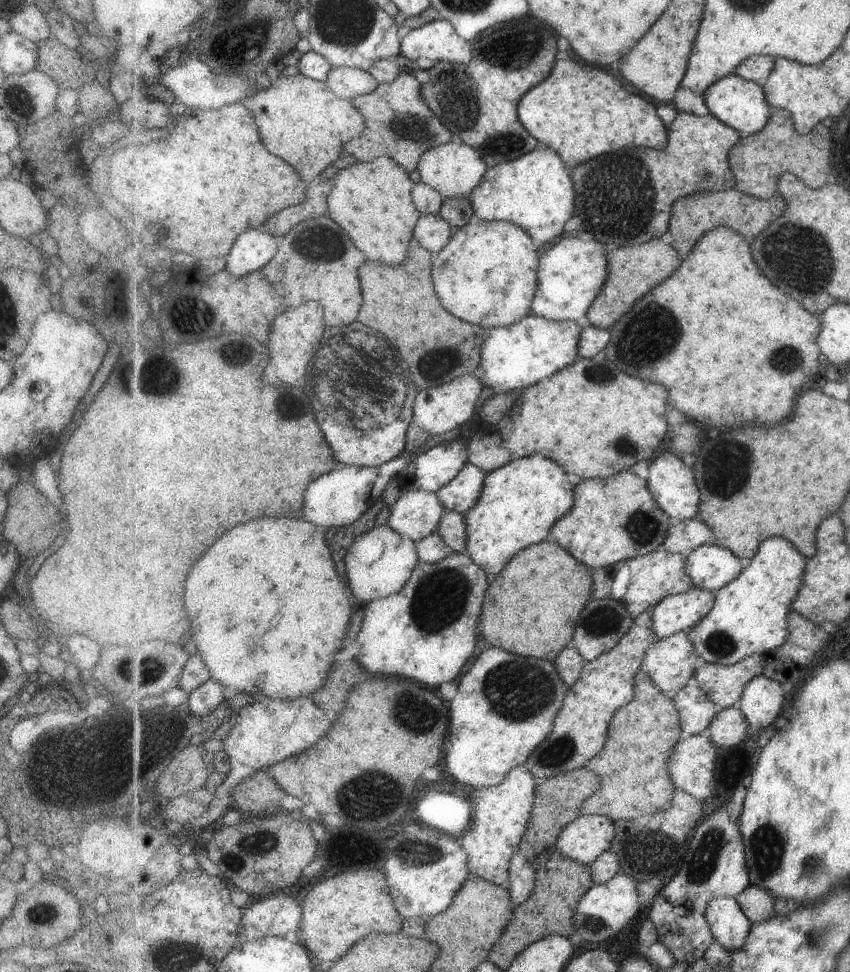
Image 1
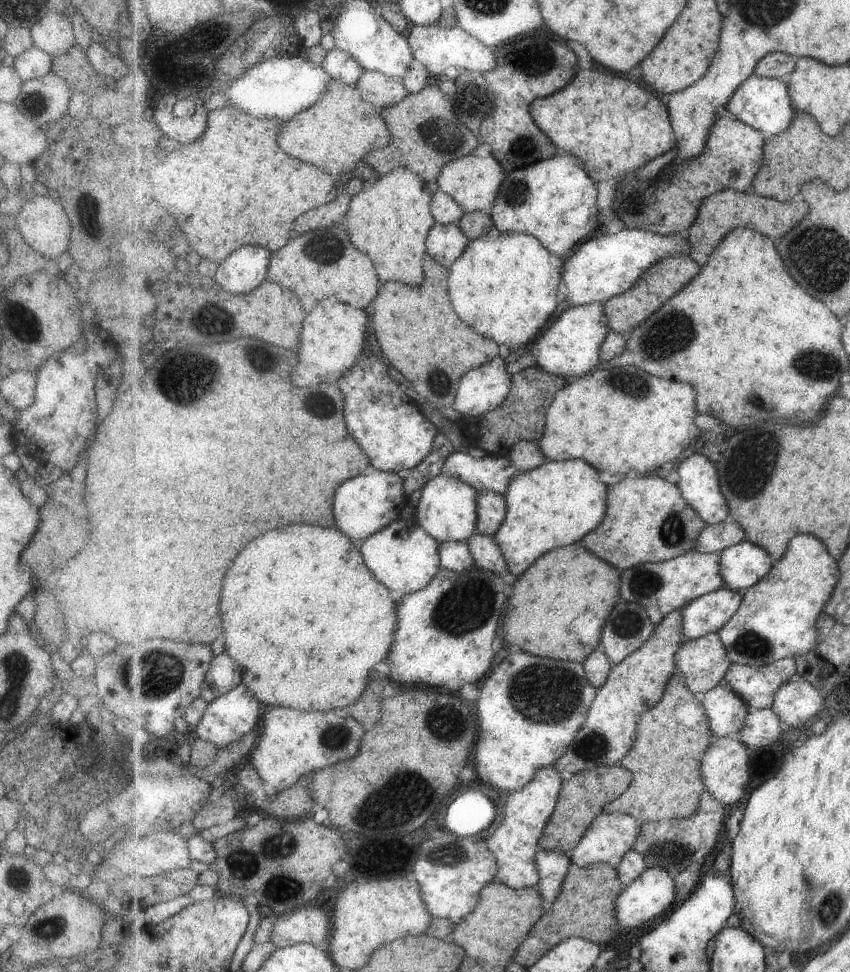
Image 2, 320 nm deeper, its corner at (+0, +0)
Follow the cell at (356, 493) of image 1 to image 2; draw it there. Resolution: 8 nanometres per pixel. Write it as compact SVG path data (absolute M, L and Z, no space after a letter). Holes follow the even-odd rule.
M371 469L347 480L335 496L335 516L337 526L358 543L365 542L374 534L382 531L401 519L401 510L408 499L404 479L399 474L381 469Z

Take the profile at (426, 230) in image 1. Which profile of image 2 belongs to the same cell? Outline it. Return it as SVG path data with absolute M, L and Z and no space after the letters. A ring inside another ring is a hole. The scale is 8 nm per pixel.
M437 223L427 239L427 252L439 264L451 268L453 262L461 256L471 242L470 238L463 232L458 223L444 225Z

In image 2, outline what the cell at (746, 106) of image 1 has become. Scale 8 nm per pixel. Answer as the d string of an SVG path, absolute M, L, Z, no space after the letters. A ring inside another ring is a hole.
M753 74L731 97L727 108L733 116L750 124L753 128L765 132L766 135L778 135L785 132L795 120L797 109L790 97L790 90L786 79L770 79Z

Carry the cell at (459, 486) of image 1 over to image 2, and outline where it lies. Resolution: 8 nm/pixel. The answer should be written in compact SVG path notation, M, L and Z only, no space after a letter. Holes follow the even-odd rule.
M481 491L478 498L477 532L494 537L506 520L507 513L505 496L493 491Z

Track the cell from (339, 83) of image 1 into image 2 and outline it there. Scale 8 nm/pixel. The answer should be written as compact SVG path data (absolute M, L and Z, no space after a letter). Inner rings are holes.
M365 70L356 87L366 101L381 109L399 104L410 93L402 79L381 71Z

